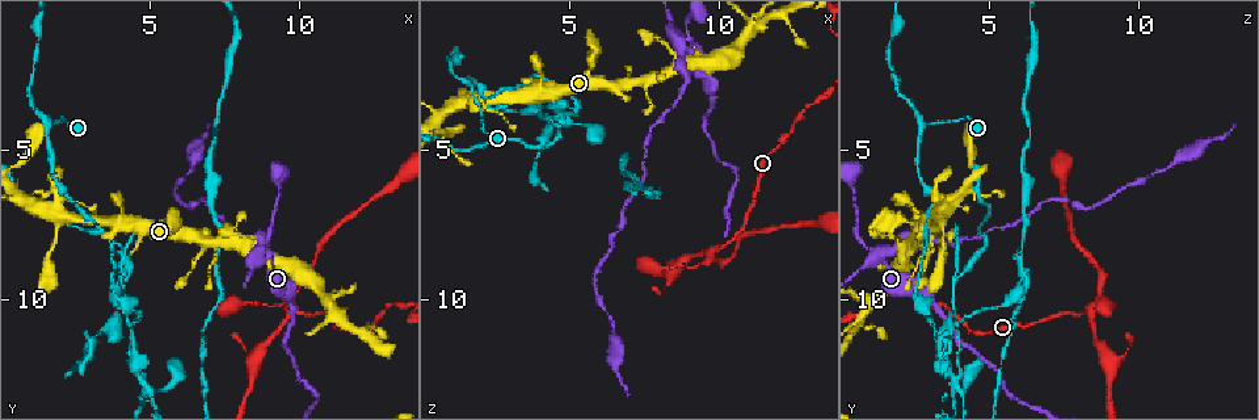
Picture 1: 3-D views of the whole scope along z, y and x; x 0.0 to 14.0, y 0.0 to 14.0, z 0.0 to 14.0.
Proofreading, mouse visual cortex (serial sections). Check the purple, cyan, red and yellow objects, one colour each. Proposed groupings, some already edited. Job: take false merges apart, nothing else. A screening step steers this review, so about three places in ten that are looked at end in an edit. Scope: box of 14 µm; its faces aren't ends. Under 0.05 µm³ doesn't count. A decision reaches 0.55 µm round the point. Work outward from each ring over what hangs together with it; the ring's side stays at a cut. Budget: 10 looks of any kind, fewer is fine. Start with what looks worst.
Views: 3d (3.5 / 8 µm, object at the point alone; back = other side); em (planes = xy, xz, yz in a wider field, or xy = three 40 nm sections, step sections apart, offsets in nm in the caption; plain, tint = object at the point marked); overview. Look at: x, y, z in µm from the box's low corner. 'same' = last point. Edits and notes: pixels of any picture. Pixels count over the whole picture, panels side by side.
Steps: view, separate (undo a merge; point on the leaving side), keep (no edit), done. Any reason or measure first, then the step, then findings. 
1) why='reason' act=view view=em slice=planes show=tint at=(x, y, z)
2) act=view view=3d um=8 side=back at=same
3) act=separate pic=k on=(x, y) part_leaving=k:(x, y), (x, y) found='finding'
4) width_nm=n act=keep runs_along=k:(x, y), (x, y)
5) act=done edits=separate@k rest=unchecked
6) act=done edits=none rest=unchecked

why='sharp bend' act=view view=3d um=8 at=(9.9, 10.5, 8.4)

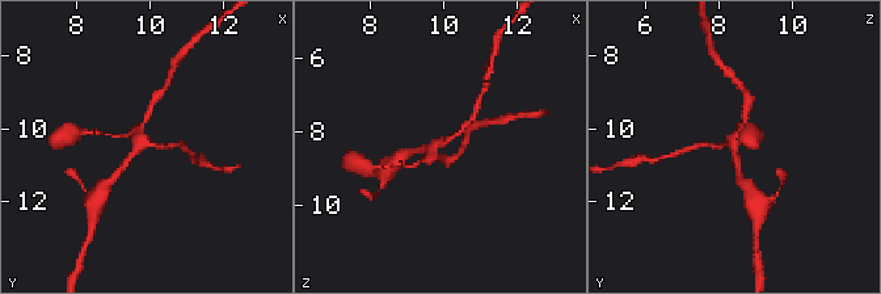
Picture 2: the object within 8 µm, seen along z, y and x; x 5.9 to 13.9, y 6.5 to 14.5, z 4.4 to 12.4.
act=view view=3d um=3.5 at=(9.9, 10.4, 8.4)

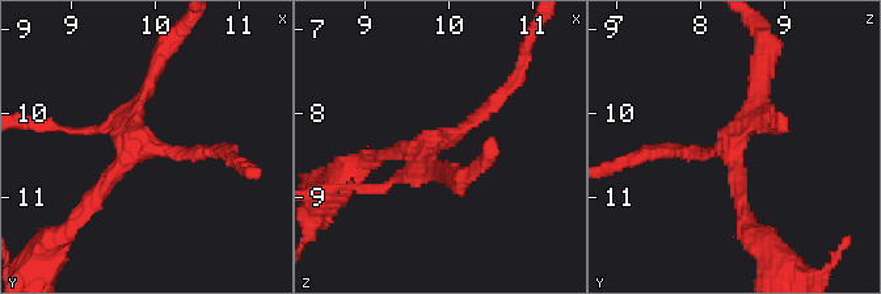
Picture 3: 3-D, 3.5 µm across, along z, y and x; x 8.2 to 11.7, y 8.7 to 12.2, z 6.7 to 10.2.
arms=4 arm_widths_nm=150,150,200,200 why='need the tissue' act=view view=em slice=xy step=3 show=tint at=(9.90, 10.40, 8.35)

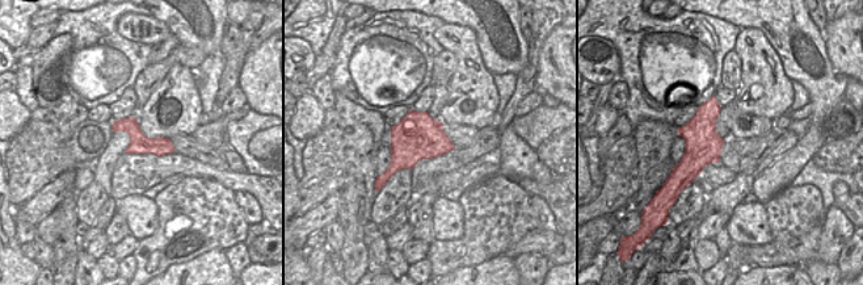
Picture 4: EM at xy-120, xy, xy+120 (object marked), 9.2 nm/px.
width_nm=420 act=keep runs_along=3:(678, 150), (725, 150), (762, 78) found='one cell here'

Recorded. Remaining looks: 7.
why='arms part here' act=view view=3d um=3.5 at=(1.8, 4.3, 2.9)

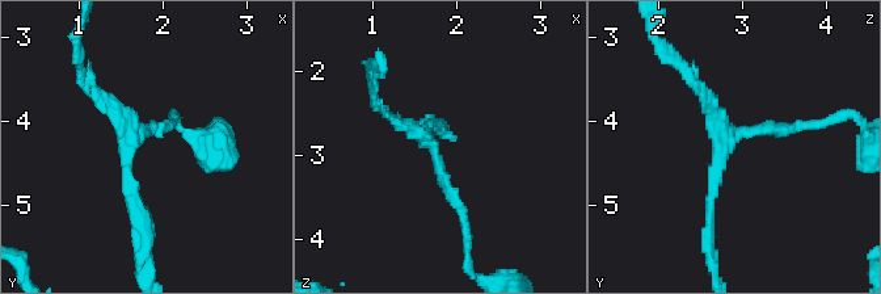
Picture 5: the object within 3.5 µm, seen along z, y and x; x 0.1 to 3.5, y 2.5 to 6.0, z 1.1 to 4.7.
arms=3 arm_widths_nm=150,150,150 act=view view=em slice=xy step=5 show=plain at=(1.75, 4.20, 2.90)

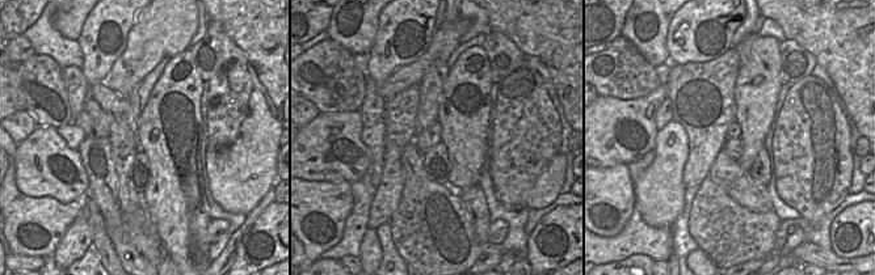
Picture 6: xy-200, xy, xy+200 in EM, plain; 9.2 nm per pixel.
why='with the object marked' act=view view=em slice=xy step=5 show=tint at=same

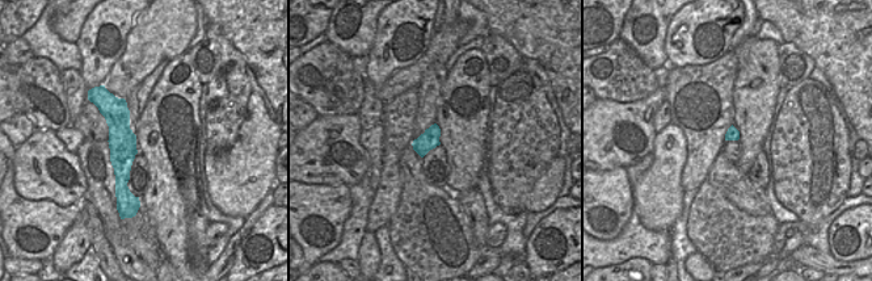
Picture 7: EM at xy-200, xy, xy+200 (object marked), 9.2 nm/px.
act=keep runs_along=5:(804, 126), (734, 134), (711, 214) found='all the same cell'

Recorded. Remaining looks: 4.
why='four-way junction' act=view view=3d um=3.5 at=(8.6, 8.4, 1.4)

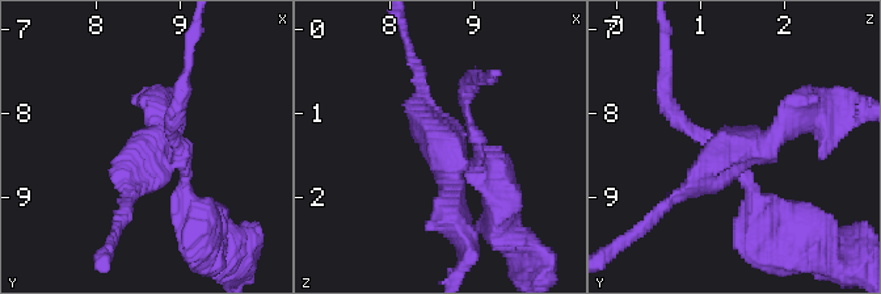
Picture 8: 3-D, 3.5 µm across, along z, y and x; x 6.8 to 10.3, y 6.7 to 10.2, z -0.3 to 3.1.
arms=4 arm_widths_nm=150,200,300,300 why='shape alone is not enough' act=view view=em slice=xy step=1 show=tint at=(8.65, 8.50, 1.35)

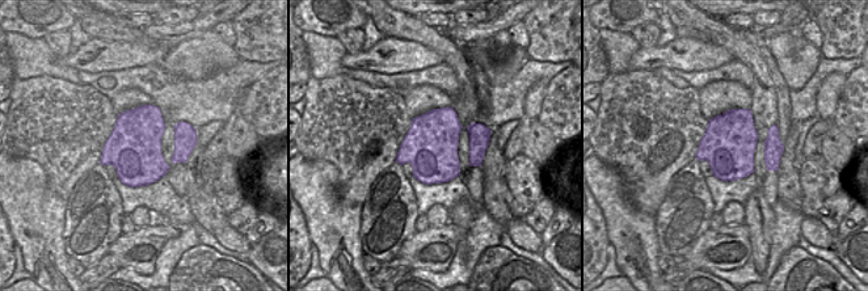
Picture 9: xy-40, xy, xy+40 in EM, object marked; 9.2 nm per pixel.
width_nm=500 act=separate pic=8 on=(741, 141) part_leaving=8:(723, 164), (816, 112) found='two cells meet here'

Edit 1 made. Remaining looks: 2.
act=done edits=separate@8 rest=unchecked

